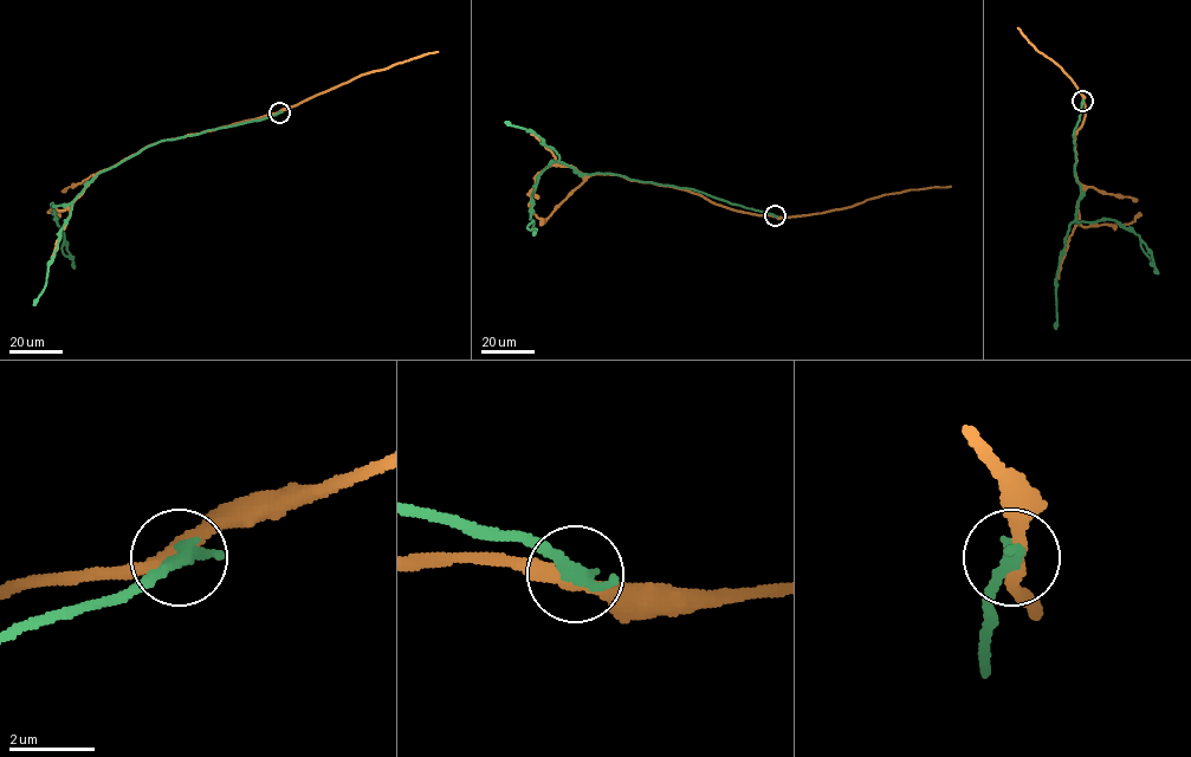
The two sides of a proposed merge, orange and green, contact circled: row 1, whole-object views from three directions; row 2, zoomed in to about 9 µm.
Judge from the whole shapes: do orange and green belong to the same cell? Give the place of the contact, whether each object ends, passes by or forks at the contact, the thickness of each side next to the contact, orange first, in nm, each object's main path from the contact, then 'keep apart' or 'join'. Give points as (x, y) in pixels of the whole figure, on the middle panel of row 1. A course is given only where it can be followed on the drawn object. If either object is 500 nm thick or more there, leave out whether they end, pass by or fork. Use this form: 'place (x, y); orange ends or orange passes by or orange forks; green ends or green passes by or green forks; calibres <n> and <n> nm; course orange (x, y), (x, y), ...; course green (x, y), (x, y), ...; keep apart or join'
place (775, 215); orange passes by; green ends; calibres 300 and 380 nm; course orange (775, 215), (554, 165), (531, 191), (529, 209), (541, 225); course green (775, 215), (692, 188), (615, 174), (580, 173), (561, 162), (551, 162), (539, 175), (532, 198), (533, 234); keep apart

